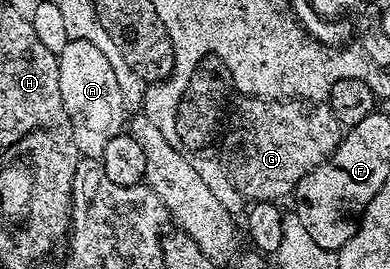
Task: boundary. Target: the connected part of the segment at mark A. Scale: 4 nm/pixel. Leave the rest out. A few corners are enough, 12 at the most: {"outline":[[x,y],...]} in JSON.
{"outline":[[58,49],[61,102],[80,157],[99,160],[125,128],[101,50]]}

